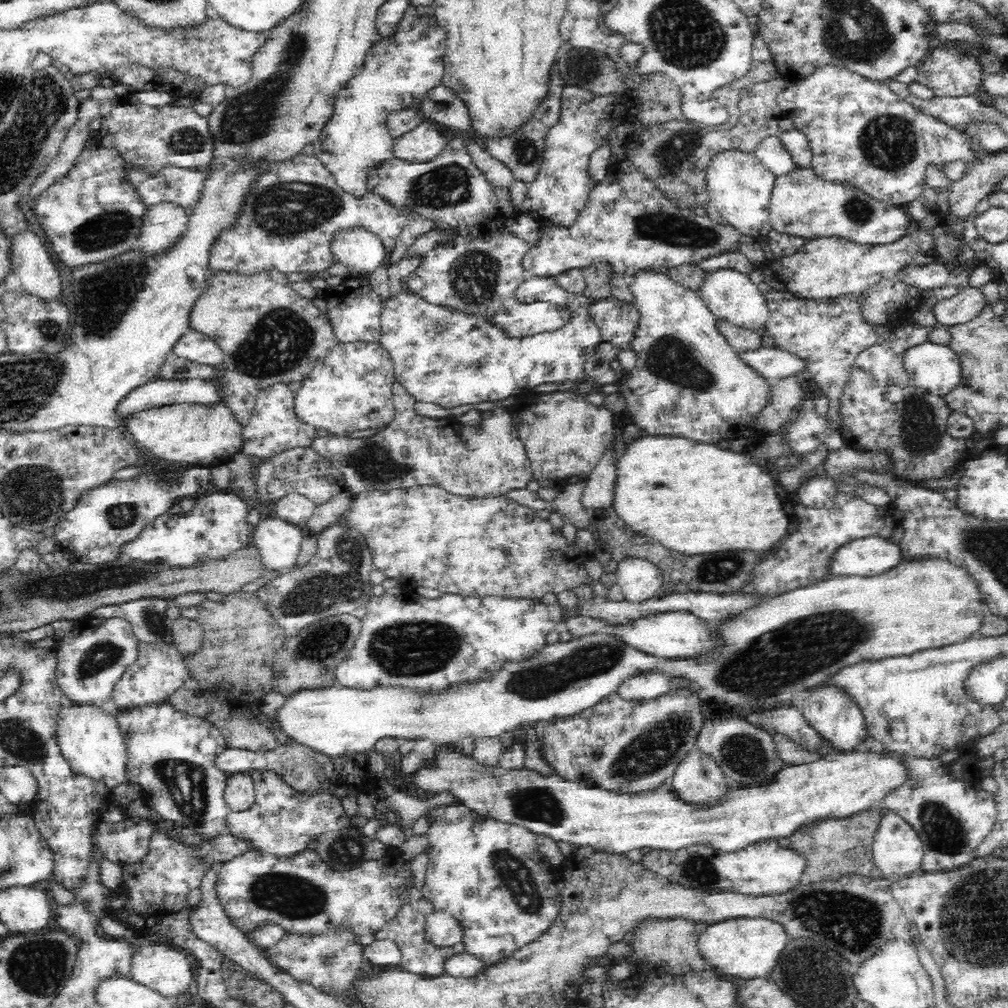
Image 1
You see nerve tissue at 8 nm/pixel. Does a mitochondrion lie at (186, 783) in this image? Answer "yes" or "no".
yes

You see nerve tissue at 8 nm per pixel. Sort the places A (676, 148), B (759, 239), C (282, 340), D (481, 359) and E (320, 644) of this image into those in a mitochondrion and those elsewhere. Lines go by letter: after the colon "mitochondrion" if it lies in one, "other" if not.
A: mitochondrion
B: other
C: mitochondrion
D: mitochondrion
E: mitochondrion

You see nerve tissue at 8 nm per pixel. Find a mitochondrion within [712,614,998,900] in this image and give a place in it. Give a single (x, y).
(944, 833)

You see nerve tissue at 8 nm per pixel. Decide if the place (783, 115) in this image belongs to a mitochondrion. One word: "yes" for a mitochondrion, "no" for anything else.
no

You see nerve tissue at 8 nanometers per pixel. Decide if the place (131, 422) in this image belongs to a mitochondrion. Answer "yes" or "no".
no

